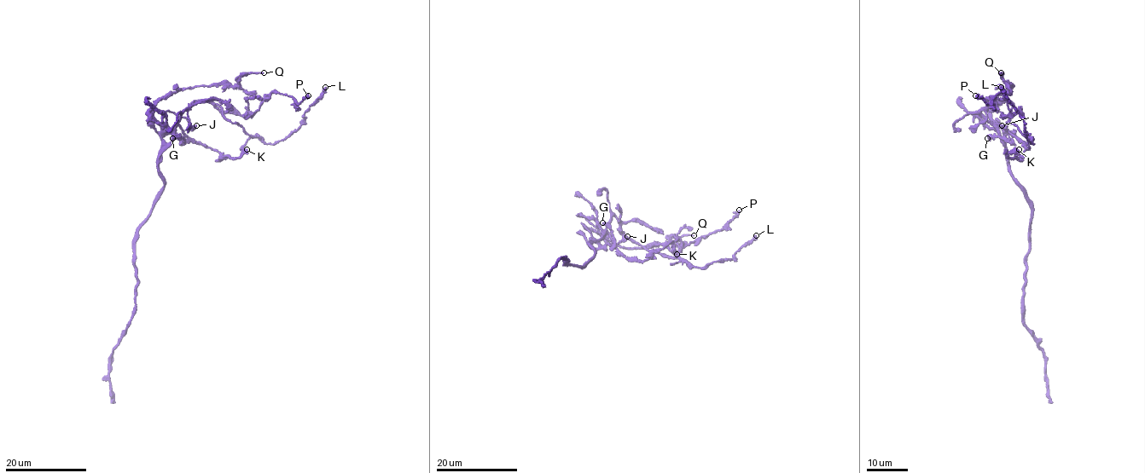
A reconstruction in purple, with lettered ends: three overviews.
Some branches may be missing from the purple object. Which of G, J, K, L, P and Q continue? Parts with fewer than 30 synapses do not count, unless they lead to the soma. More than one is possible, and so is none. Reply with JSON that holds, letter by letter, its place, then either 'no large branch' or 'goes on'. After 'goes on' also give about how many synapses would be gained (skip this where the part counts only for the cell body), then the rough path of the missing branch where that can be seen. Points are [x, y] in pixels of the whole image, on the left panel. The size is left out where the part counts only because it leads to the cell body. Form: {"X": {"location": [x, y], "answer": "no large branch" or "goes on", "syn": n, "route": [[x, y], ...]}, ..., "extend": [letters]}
{"G": {"location": [172, 138], "answer": "no large branch"}, "J": {"location": [196, 125], "answer": "no large branch"}, "K": {"location": [247, 149], "answer": "no large branch"}, "L": {"location": [325, 87], "answer": "no large branch"}, "P": {"location": [308, 95], "answer": "no large branch"}, "Q": {"location": [264, 72], "answer": "goes on", "syn": 60, "route": [[264, 72], [291, 72], [322, 50], [338, 50], [341, 46]]}, "extend": ["Q"]}

